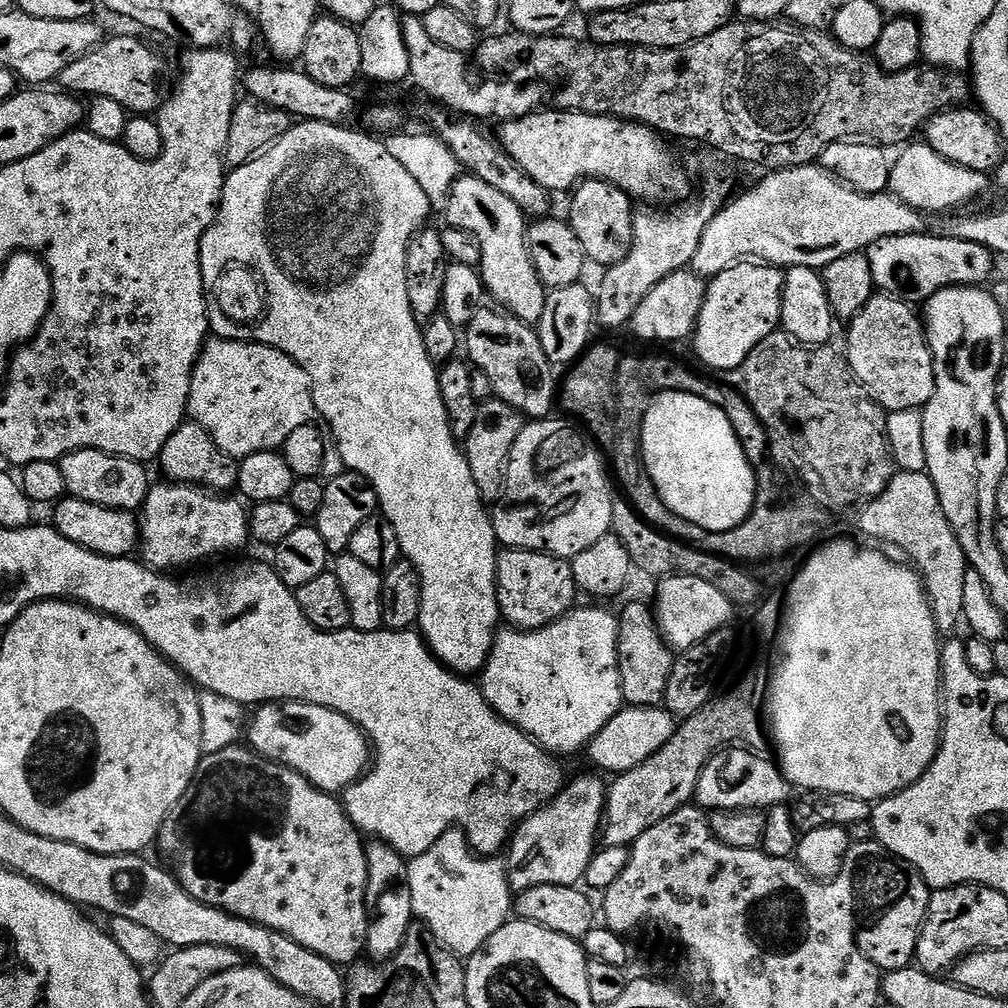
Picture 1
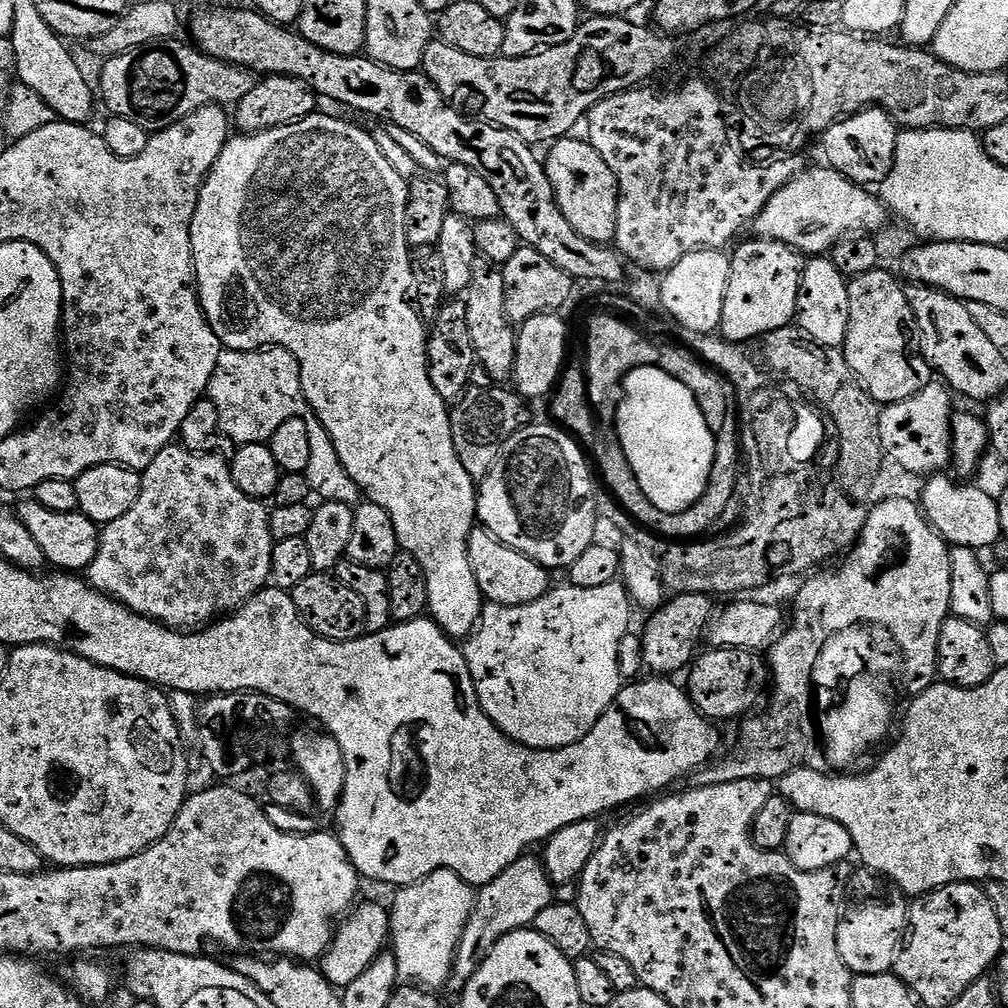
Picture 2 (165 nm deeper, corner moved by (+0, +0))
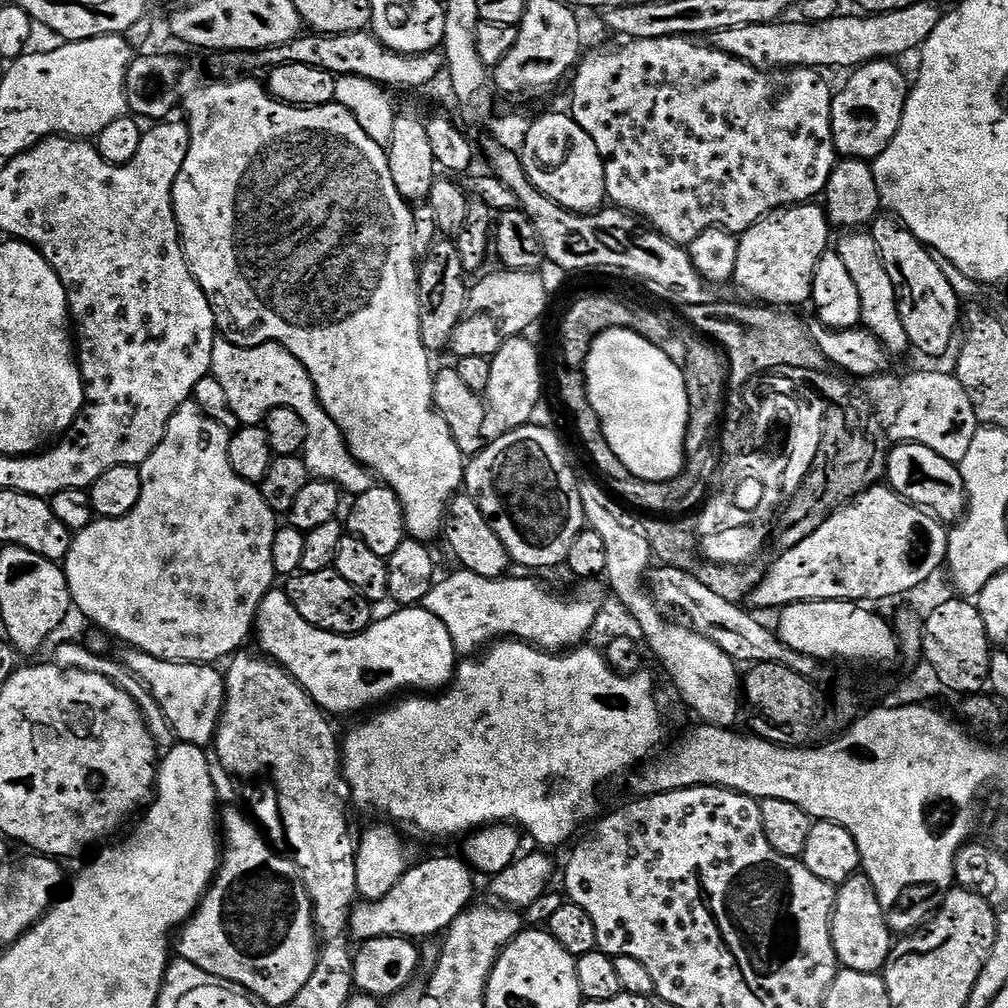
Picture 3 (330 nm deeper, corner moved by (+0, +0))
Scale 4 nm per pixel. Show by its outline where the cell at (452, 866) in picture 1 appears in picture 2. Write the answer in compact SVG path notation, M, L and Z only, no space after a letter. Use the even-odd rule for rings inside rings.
M441 870L397 892L390 903L390 951L396 957L399 979L416 986L447 985L456 948L476 905L477 889L458 874Z

